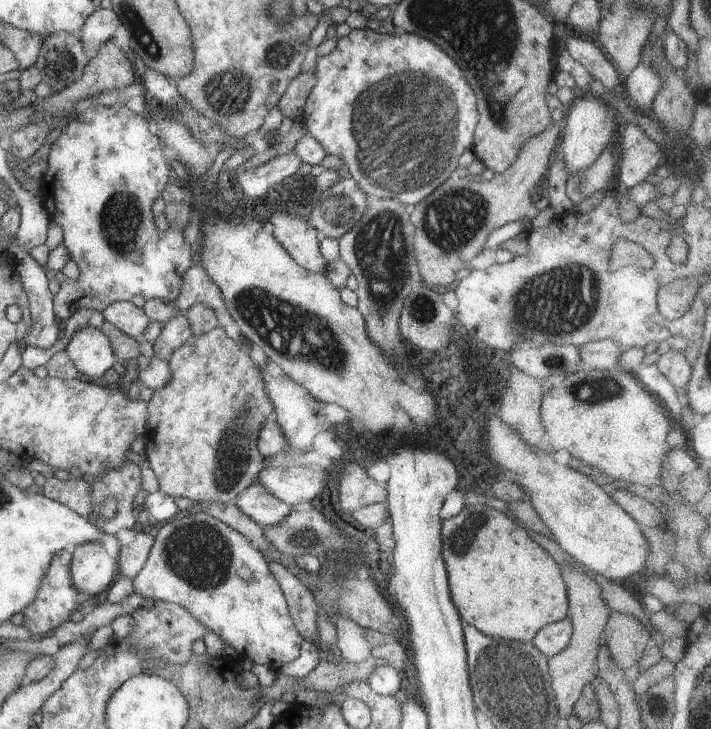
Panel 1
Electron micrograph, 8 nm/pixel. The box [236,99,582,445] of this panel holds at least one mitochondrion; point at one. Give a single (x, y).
(381, 247)

